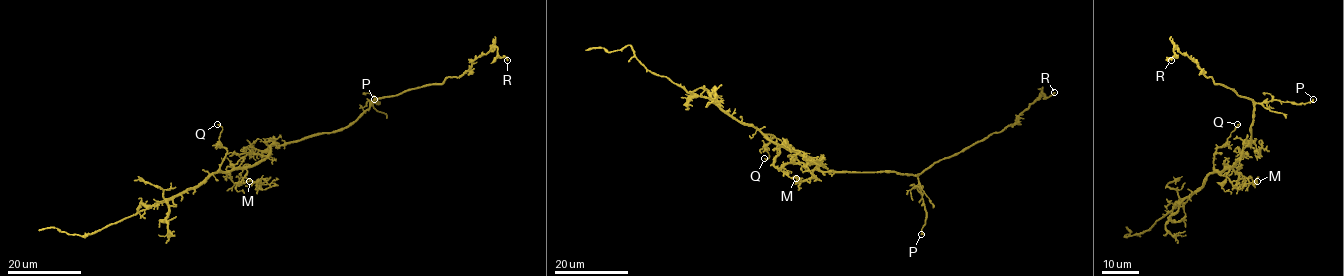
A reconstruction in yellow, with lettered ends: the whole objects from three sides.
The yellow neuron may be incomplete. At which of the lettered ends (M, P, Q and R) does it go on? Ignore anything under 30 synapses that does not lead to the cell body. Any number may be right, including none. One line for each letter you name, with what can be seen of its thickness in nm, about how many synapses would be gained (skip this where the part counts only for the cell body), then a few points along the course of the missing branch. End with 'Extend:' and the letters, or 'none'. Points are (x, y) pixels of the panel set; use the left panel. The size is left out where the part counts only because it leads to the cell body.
Extend: none

